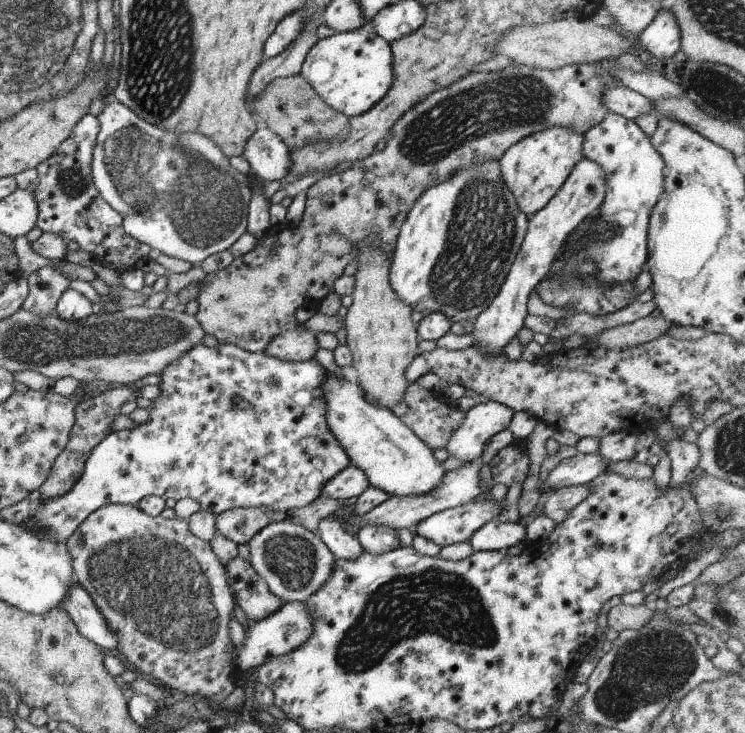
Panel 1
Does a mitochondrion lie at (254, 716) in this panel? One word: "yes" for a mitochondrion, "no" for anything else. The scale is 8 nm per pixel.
no

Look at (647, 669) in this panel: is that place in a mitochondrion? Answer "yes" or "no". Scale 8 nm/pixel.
yes

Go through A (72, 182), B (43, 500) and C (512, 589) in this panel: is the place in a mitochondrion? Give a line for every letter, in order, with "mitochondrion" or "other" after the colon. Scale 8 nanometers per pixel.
A: mitochondrion
B: other
C: other

